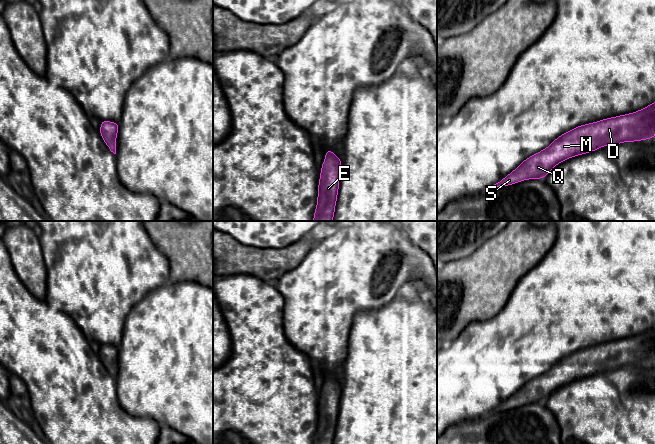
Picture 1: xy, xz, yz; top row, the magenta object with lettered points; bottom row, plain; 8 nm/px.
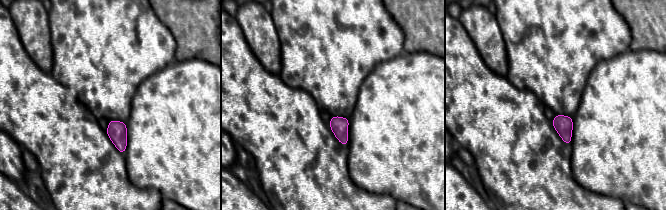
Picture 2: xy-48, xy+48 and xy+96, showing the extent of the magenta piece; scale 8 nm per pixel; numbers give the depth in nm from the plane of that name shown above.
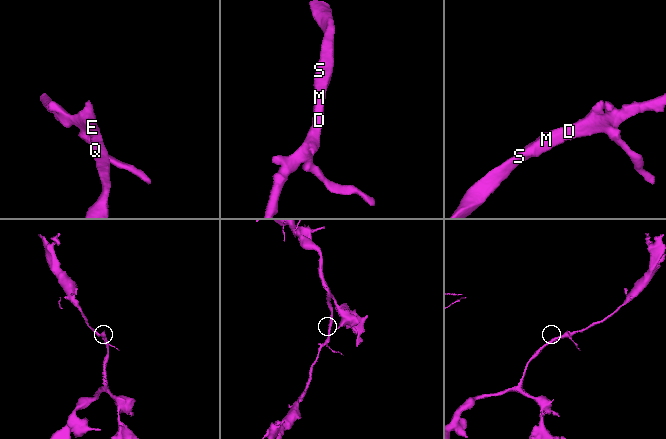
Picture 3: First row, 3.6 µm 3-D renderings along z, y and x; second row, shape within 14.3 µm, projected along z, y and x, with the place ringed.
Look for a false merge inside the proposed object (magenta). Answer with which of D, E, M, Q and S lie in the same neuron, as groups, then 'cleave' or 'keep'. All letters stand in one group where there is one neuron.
D E M Q S | keep

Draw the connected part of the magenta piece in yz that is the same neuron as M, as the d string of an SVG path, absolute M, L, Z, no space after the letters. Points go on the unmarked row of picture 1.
M655 326L636 336L577 350L556 362L542 375L526 382L492 411L543 403L559 387L600 371L655 361Z

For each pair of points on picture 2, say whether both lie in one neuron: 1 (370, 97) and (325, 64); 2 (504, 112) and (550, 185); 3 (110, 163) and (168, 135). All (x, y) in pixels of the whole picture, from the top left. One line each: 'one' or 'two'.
1: two
2: one
3: two

